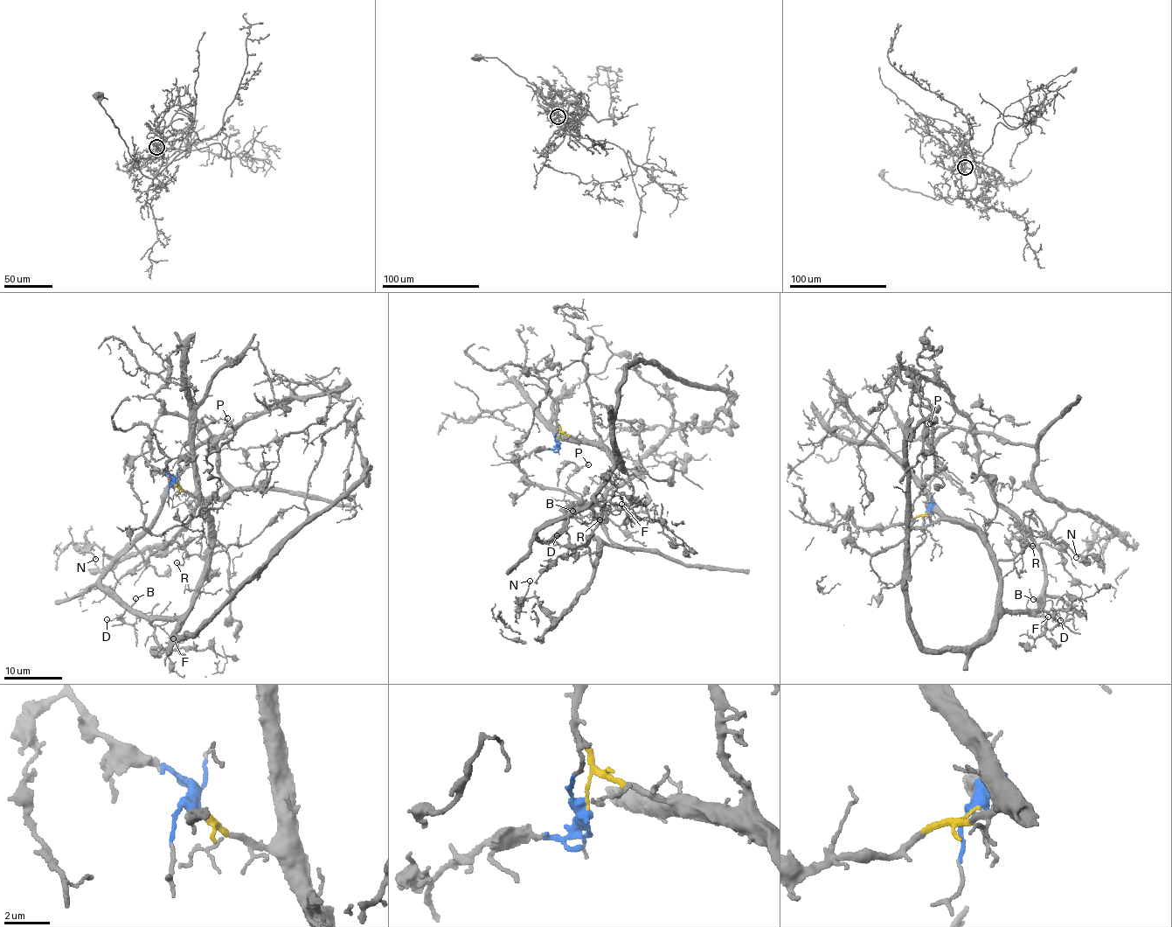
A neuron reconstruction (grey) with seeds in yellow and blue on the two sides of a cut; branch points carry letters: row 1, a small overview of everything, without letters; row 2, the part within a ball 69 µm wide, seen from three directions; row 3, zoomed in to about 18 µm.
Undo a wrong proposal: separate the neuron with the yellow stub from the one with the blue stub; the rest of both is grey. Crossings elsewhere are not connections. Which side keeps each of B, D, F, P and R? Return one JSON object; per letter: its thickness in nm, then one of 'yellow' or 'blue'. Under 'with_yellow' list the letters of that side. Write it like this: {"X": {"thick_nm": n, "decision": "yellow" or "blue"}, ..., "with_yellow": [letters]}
{"B": {"thick_nm": 120, "decision": "yellow"}, "D": {"thick_nm": 110, "decision": "yellow"}, "F": {"thick_nm": 60, "decision": "yellow"}, "P": {"thick_nm": 130, "decision": "blue"}, "R": {"thick_nm": 150, "decision": "yellow"}, "with_yellow": ["B", "D", "F", "R"]}

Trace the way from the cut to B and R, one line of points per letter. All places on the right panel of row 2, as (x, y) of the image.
B: (927, 511), (922, 515), (936, 512), (978, 535), (1004, 608), (1029, 614), (1039, 607), (1033, 598)
R: (927, 511), (922, 515), (933, 512), (965, 523), (998, 559), (1011, 559), (1021, 550), (1022, 533), (1032, 546)

